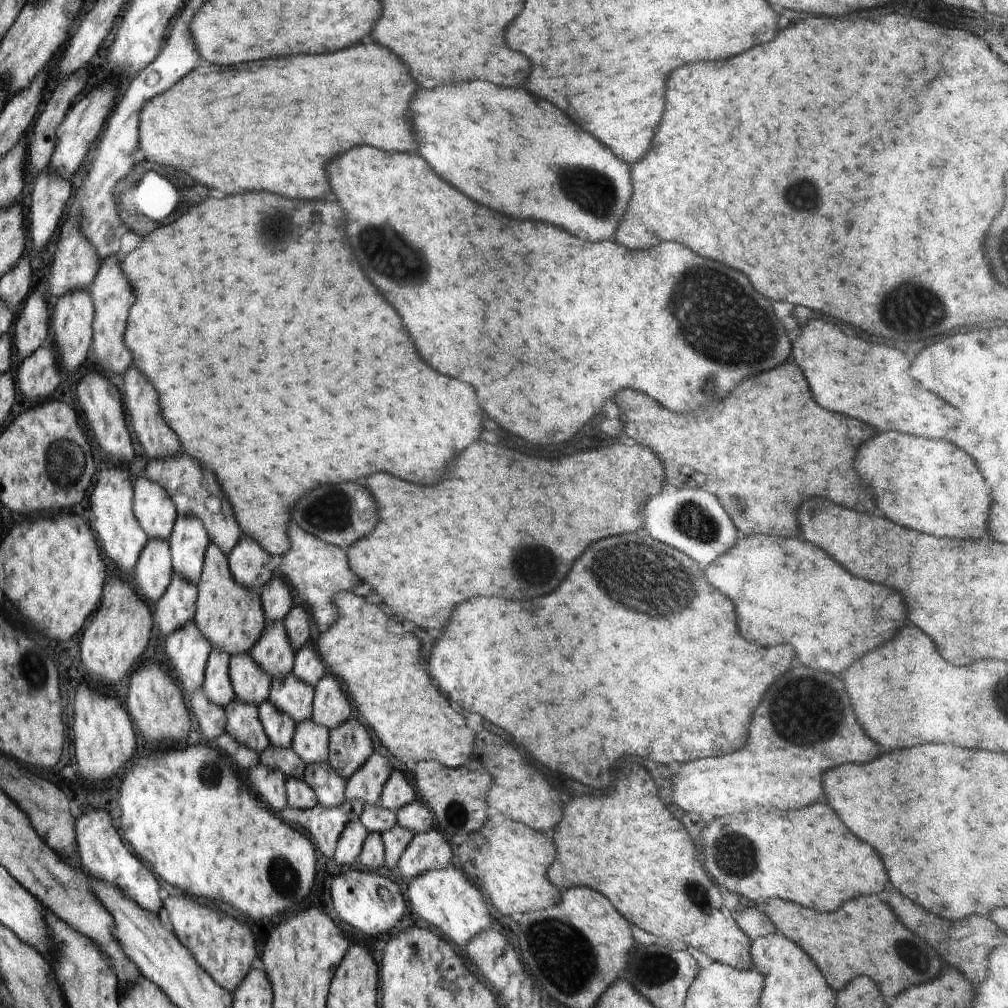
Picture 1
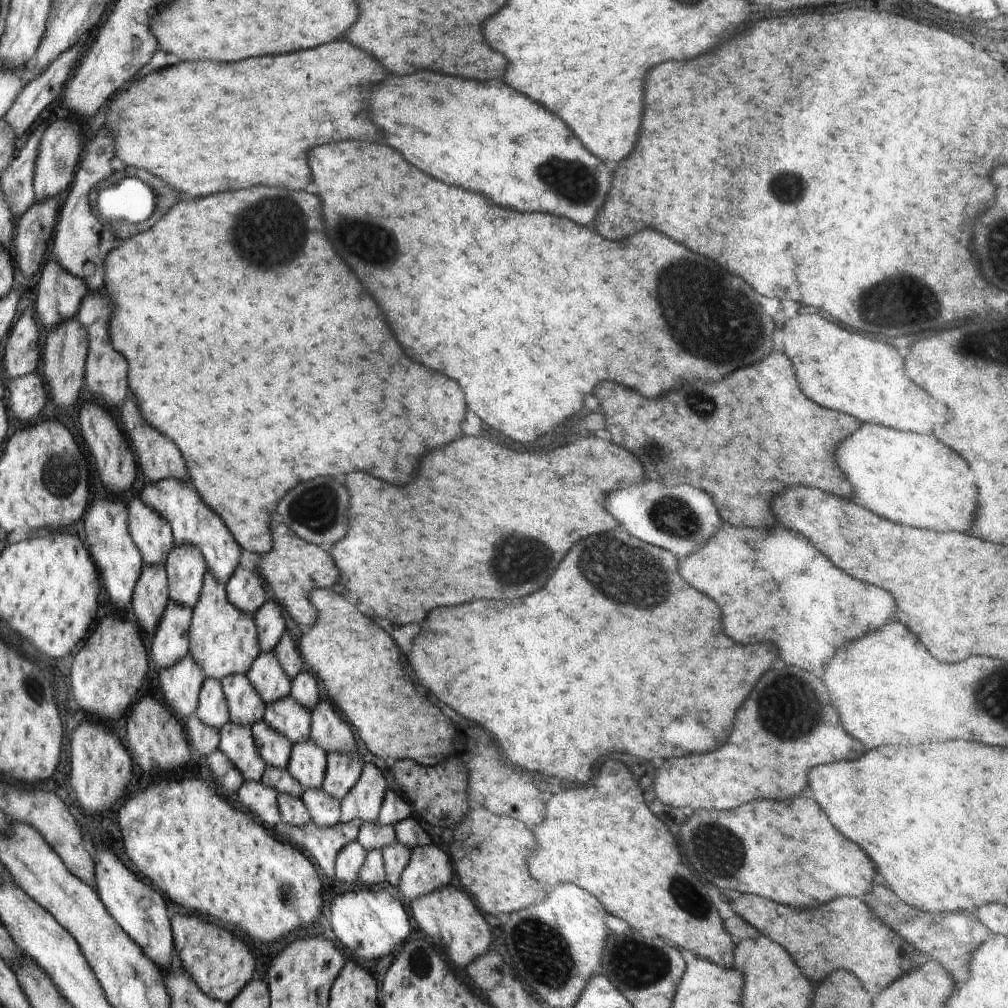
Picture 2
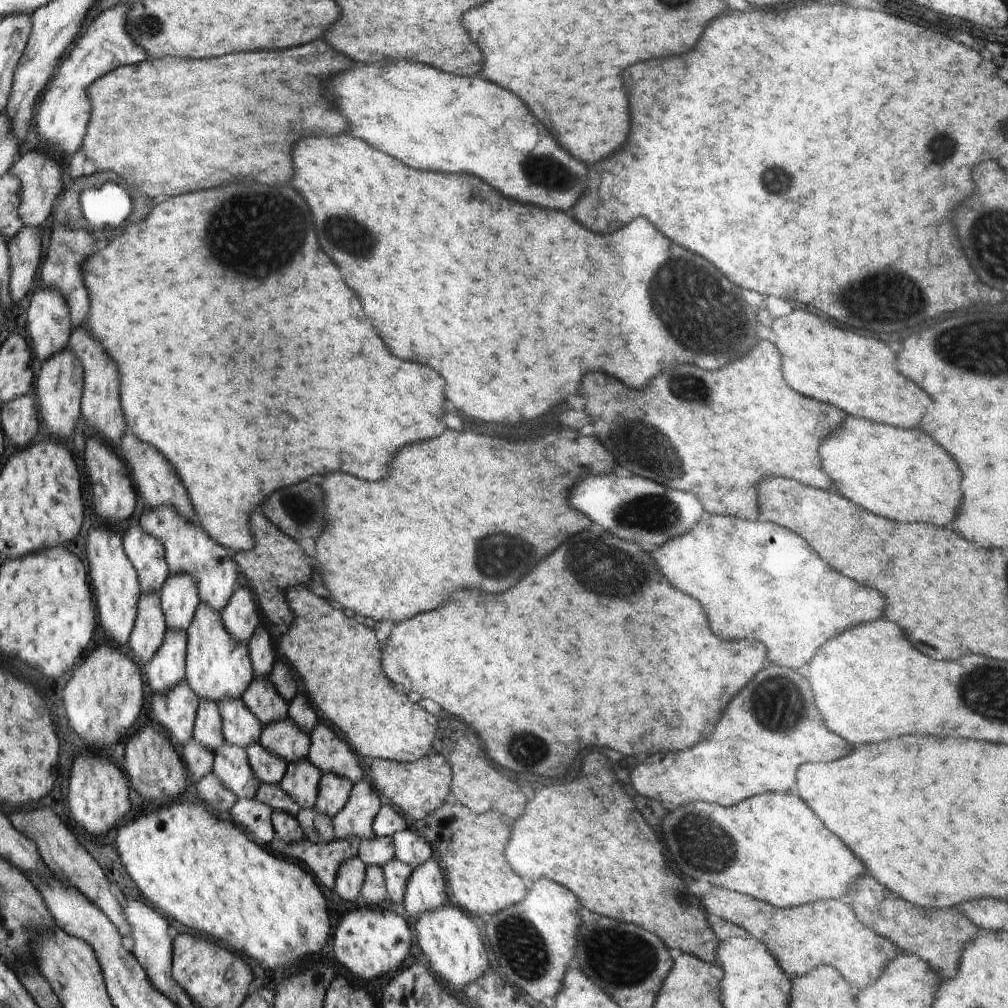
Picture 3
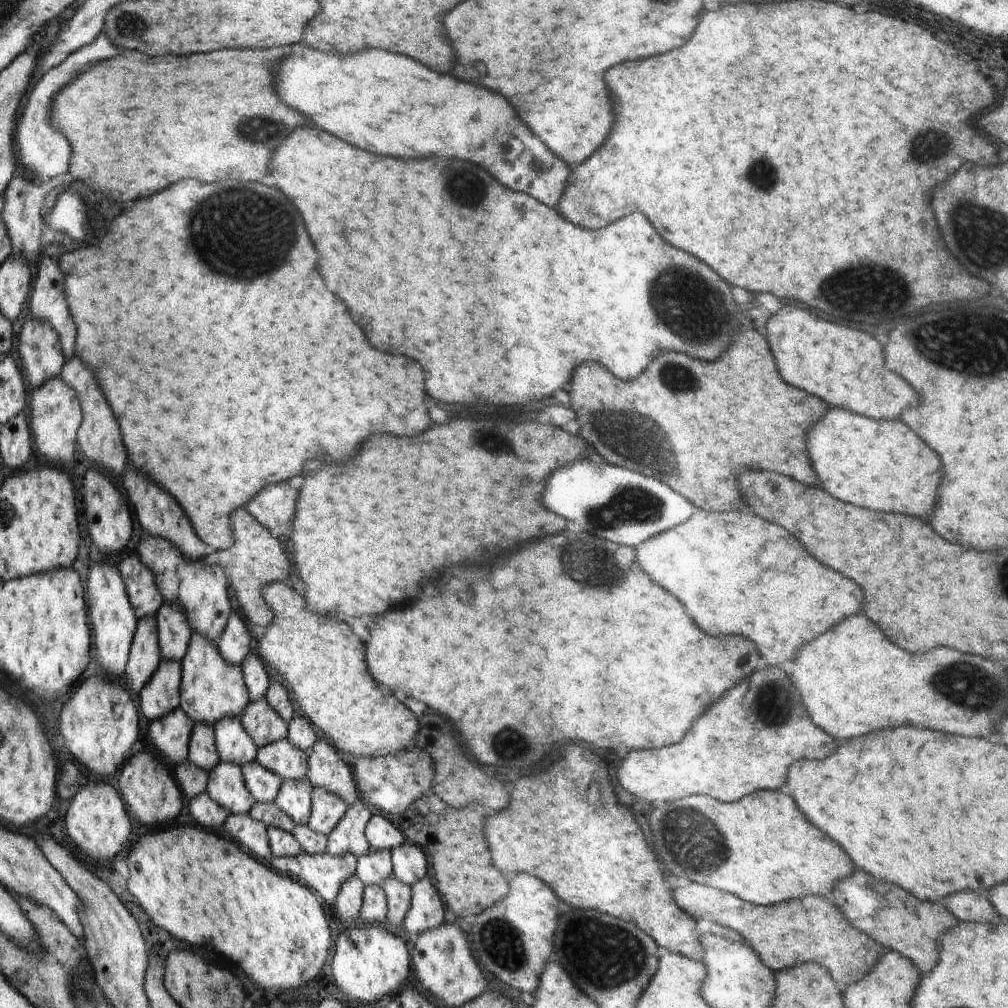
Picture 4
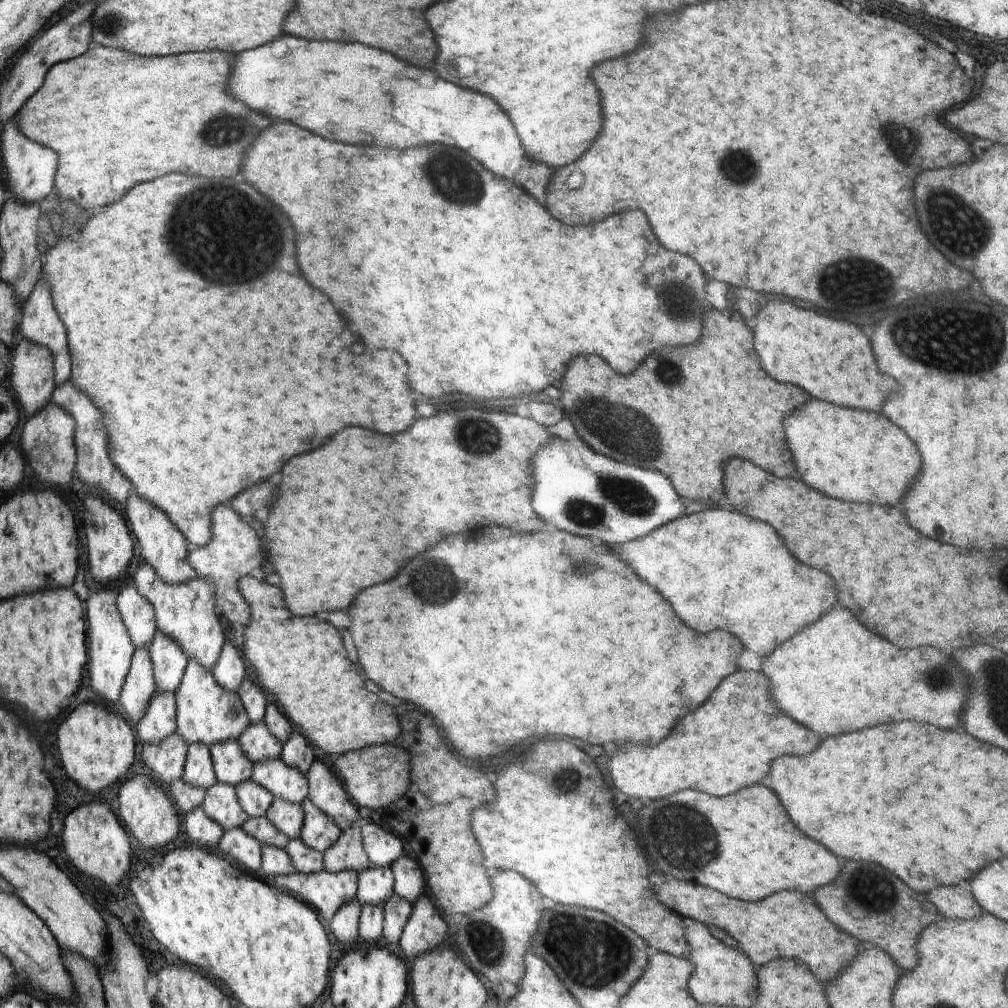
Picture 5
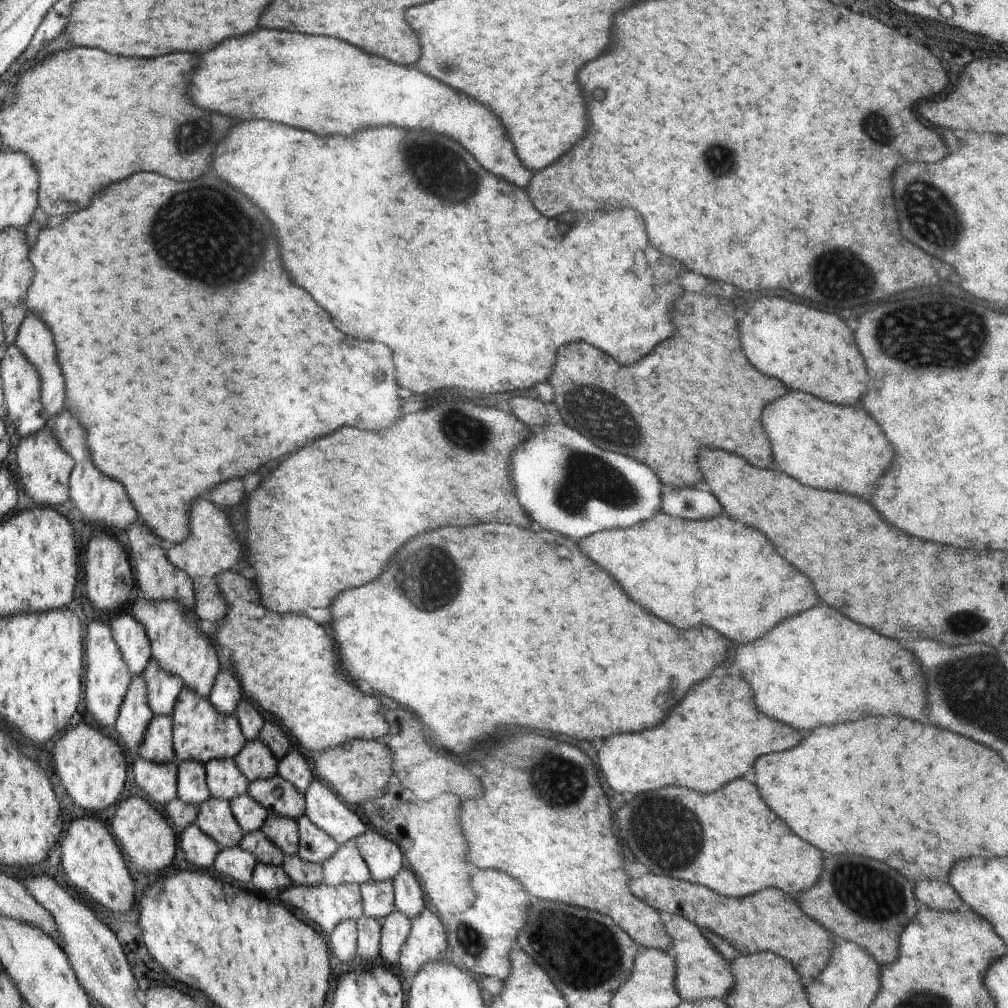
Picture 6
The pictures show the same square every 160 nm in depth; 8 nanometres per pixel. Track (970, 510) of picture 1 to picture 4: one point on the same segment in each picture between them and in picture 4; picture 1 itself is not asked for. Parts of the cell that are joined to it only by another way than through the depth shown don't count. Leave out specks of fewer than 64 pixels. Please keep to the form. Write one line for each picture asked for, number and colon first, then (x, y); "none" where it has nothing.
2: (907, 478)
3: (902, 475)
4: (882, 465)

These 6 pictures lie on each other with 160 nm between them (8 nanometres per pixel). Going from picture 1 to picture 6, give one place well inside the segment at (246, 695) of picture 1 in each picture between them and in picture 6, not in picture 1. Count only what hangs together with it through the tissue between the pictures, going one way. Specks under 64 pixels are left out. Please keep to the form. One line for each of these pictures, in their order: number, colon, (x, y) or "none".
2: (245, 704)
3: (242, 727)
4: (233, 743)
5: (231, 765)
6: (224, 778)

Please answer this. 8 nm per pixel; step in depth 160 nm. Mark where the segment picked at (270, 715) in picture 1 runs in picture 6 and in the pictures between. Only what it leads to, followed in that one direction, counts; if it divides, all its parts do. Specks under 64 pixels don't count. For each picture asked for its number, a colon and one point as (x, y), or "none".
2: (275, 749)
3: (270, 768)
4: (263, 784)
5: (255, 799)
6: (249, 813)

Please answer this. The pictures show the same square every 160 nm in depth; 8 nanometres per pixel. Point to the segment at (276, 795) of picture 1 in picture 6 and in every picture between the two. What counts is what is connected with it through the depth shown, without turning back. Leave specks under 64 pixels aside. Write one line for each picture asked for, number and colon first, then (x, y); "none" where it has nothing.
2: (262, 800)
3: (253, 815)
4: (251, 834)
5: (243, 848)
6: (239, 864)

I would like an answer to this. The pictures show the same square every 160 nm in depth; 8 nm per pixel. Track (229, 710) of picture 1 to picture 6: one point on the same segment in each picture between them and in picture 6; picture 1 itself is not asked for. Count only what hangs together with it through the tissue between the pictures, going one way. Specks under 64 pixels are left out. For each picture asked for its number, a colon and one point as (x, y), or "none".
2: (236, 740)
3: (230, 763)
4: (225, 784)
5: (221, 803)
6: (215, 817)

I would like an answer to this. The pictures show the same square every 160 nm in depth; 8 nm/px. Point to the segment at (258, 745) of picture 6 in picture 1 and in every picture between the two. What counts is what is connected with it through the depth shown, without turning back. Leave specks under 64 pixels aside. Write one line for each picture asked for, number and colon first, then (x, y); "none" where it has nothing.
1: (273, 652)
2: (268, 677)
3: (261, 697)
4: (262, 722)
5: (257, 741)

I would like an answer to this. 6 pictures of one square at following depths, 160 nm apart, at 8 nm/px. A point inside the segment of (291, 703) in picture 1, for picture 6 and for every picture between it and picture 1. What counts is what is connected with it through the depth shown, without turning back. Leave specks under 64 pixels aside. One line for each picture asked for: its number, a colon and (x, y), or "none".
2: (293, 720)
3: (283, 737)
4: (281, 757)
5: (286, 782)
6: (280, 797)

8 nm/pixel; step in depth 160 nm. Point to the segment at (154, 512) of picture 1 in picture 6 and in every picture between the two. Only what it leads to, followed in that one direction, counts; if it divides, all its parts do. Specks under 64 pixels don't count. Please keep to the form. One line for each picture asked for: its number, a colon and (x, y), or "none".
2: (153, 535)
3: (145, 551)
4: (145, 596)
5: (138, 613)
6: (129, 633)

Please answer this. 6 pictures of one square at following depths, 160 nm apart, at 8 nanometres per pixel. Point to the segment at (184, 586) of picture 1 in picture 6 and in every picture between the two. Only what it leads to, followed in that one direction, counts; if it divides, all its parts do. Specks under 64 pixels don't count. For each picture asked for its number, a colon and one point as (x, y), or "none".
2: (170, 642)
3: (167, 667)
4: (160, 696)
5: (159, 720)
6: (157, 746)

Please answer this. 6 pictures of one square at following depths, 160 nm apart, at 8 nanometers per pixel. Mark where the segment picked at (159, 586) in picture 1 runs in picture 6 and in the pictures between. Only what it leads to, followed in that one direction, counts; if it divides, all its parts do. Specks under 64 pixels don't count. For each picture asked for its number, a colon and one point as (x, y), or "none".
2: (151, 594)
3: (149, 628)
4: (145, 655)
5: (139, 687)
6: (134, 719)

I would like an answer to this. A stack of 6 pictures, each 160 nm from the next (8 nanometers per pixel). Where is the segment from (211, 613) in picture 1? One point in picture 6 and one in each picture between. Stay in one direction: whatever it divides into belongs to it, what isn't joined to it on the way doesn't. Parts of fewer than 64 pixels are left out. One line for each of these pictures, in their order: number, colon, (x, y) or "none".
2: (223, 640)
3: (217, 665)
4: (211, 689)
5: (207, 713)
6: (201, 733)

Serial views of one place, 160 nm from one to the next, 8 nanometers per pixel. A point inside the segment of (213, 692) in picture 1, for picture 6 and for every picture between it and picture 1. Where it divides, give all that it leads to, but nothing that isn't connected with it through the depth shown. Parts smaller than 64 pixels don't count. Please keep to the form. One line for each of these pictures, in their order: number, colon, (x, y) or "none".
2: (212, 708)
3: (208, 729)
4: (203, 753)
5: (198, 770)
6: (192, 787)

